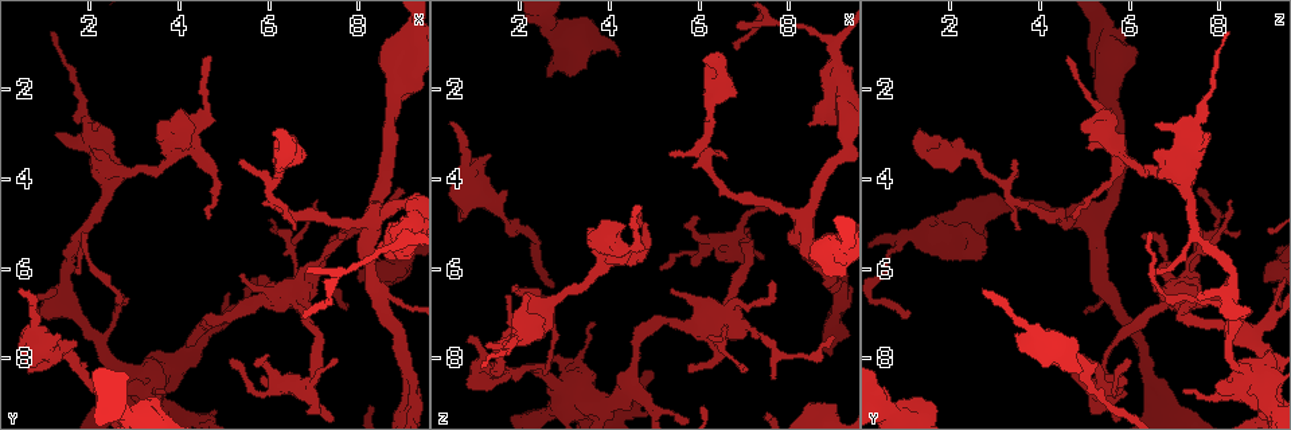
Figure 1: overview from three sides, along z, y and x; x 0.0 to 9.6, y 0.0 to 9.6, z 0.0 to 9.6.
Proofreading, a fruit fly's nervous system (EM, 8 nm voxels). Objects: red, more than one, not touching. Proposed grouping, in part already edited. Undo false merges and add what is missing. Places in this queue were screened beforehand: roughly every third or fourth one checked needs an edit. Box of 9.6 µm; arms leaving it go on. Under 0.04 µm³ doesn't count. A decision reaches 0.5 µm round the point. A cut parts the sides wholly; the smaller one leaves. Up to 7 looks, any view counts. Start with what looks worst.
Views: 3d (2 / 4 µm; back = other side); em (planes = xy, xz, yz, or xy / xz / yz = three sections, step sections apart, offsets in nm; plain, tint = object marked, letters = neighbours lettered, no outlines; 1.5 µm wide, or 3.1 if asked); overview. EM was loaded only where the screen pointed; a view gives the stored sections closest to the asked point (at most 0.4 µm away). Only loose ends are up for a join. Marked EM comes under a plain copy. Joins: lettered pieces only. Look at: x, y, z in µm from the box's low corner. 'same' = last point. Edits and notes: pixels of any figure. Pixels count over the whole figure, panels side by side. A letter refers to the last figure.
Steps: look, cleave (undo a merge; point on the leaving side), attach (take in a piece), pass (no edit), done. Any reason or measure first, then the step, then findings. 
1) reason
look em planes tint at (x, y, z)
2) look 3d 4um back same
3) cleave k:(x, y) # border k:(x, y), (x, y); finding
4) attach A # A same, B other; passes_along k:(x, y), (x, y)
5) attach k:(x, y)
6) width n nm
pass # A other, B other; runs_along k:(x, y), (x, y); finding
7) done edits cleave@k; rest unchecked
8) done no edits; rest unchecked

look 3d 4um at (7.50, 8.05, 4.65)

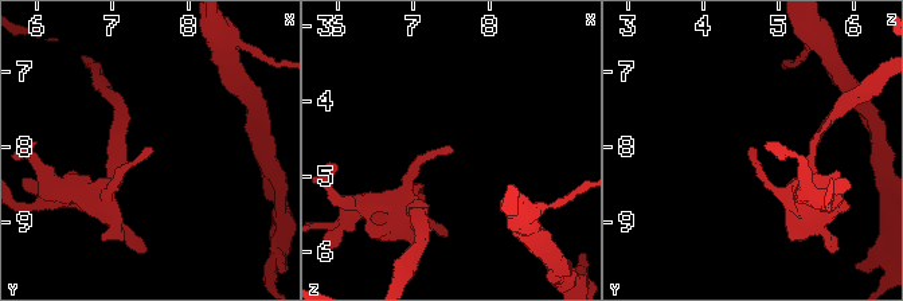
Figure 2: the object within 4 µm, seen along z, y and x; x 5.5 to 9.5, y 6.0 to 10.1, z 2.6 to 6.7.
now the EM
look em xy step 4 letters at (7.55, 8.05, 4.70)

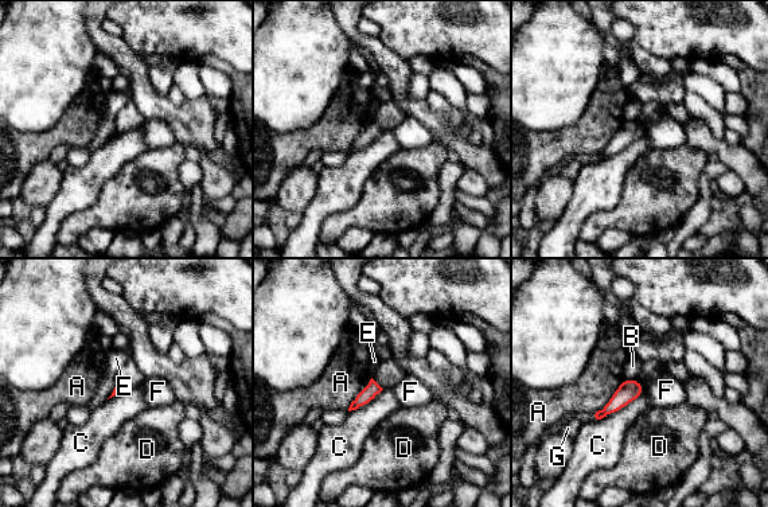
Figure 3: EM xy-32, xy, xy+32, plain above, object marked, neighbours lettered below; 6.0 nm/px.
pass # A other, B other, C other, D other, E other, F other, G other; none of them fits

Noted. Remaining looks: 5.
free end
look em planes letters at (5.85, 6.20, 8.35)

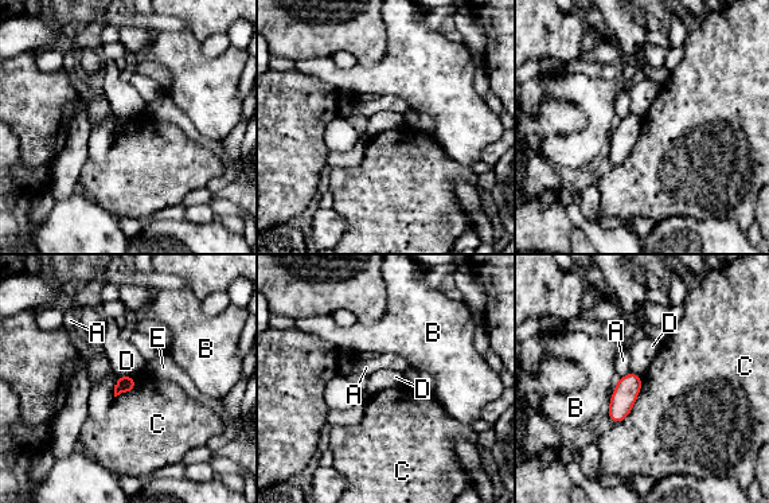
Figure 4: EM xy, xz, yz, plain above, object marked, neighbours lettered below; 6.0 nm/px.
pass # A other, B other, C other, D other, E other; border 4:(641, 377), (632, 410), (613, 424); no lettered piece goes on from it

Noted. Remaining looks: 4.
branch stops here
look 3d 4um at (8.45, 5.50, 2.80)

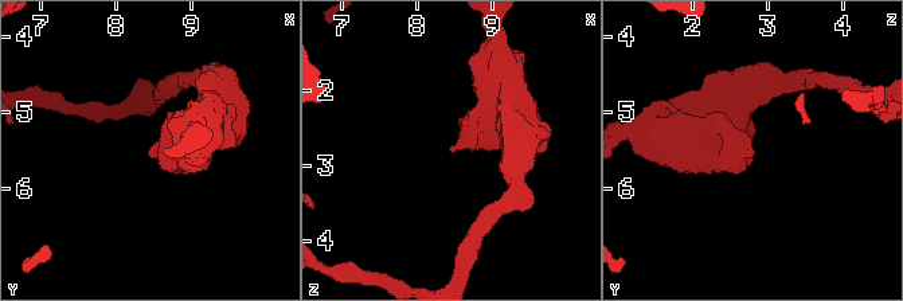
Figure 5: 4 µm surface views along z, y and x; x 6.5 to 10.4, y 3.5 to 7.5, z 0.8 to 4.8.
shape alone is not enough
look em xy step 4 letters at (8.45, 5.45, 2.80)

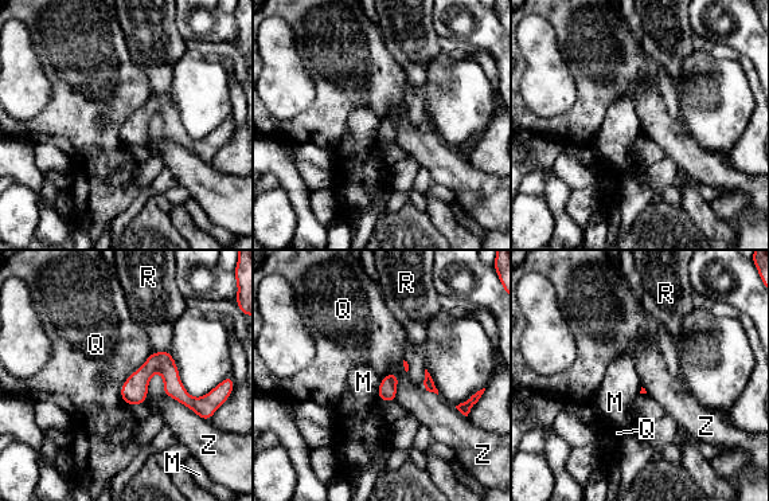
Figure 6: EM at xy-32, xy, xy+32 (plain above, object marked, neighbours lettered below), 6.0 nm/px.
pass # M other, Q other, R other, Z other; runs_along 6:(124, 390), (160, 368), (200, 403); none of them fits

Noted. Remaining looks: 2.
done no edits; rest unchecked

